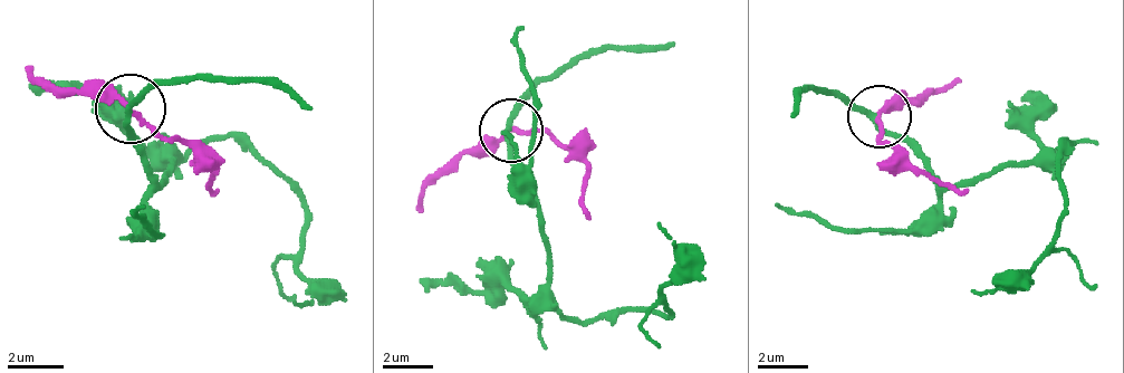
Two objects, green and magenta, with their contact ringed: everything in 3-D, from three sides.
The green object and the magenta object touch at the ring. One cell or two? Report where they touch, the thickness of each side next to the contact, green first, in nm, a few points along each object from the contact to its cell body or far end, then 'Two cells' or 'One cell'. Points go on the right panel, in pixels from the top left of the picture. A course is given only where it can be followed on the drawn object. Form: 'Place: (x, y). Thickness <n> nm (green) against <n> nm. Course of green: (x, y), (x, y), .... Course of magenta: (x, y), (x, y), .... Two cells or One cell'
Place: (880, 116). Thickness 220 nm (green) against 180 nm. Course of green: (874, 115), (944, 184), (1052, 165), (1070, 146), (1057, 159), (1057, 241), (1026, 273), (969, 292). Course of magenta: (881, 115), (881, 140), (919, 171), (969, 190). Two cells

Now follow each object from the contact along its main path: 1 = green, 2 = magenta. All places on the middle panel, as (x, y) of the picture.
1: (509, 125), (553, 258), (553, 303), (578, 322), (666, 315), (660, 220)
2: (509, 132), (547, 132), (585, 170), (591, 220)

